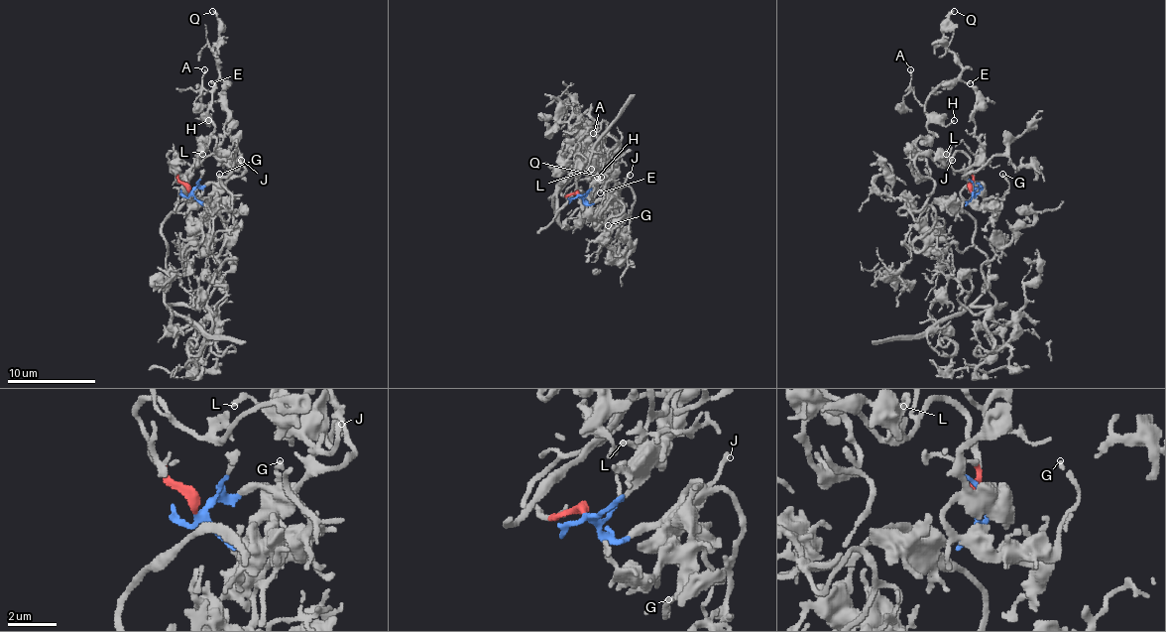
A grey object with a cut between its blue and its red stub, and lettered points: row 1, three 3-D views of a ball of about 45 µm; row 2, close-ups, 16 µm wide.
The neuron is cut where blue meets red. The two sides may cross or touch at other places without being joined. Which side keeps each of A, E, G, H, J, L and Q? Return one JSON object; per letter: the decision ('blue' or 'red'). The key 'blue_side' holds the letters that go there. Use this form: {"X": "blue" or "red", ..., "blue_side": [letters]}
{"A": "red", "E": "red", "G": "blue", "H": "red", "J": "blue", "L": "red", "Q": "red", "blue_side": ["G", "J"]}

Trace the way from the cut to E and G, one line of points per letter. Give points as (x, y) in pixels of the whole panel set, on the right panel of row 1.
E: (970, 190), (972, 171), (963, 153), (941, 167), (917, 146), (932, 133), (928, 97), (954, 79), (970, 84)
G: (972, 192), (981, 187), (979, 184), (975, 197), (977, 203), (996, 206), (1007, 189), (1003, 173)

